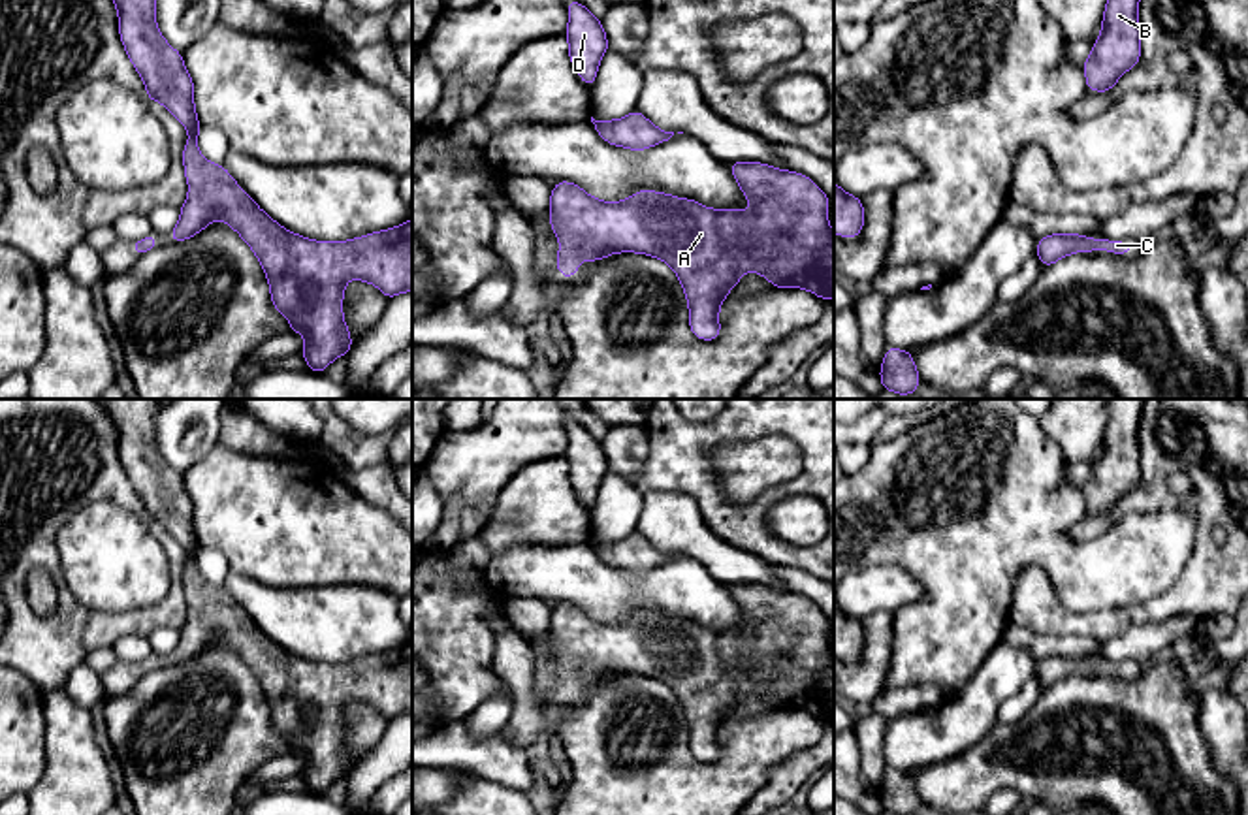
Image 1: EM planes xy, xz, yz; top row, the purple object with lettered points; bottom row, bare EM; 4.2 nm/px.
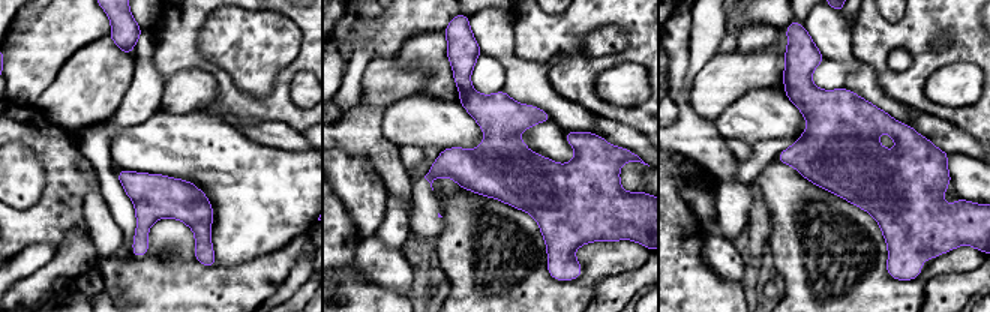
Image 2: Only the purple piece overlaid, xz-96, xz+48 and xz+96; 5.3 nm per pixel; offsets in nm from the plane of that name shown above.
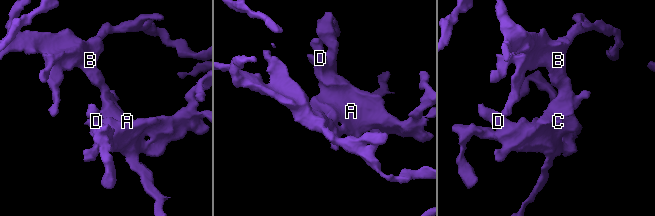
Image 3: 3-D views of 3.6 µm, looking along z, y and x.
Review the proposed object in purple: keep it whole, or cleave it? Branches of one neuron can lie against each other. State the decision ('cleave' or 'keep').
keep

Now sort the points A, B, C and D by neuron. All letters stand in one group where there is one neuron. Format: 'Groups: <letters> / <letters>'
Groups: A B C D

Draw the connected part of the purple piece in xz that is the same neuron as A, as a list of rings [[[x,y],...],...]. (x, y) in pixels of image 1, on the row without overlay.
[[[734,583],[727,587],[751,625],[749,634],[742,634],[740,631],[708,631],[696,621],[683,621],[655,612],[634,614],[625,623],[600,623],[574,604],[559,602],[552,610],[548,632],[552,653],[561,661],[557,666],[559,679],[553,687],[561,693],[563,700],[568,700],[578,695],[582,681],[599,683],[617,674],[648,676],[666,683],[683,708],[689,728],[689,749],[702,762],[715,762],[721,757],[719,728],[747,693],[757,693],[774,710],[804,710],[824,723],[834,721],[834,651],[826,638],[830,627],[826,615],[815,602],[796,593],[776,591],[760,583]]]

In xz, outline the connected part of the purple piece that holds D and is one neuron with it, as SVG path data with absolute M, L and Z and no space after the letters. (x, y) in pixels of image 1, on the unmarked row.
M568 422L567 431L568 448L565 457L568 461L568 480L580 501L591 510L597 501L599 484L610 469L606 454L600 440L580 423Z

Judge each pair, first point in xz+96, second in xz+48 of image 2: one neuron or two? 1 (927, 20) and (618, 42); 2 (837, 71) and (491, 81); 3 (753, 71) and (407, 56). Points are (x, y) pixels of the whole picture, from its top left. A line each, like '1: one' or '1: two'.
1: two
2: one
3: two

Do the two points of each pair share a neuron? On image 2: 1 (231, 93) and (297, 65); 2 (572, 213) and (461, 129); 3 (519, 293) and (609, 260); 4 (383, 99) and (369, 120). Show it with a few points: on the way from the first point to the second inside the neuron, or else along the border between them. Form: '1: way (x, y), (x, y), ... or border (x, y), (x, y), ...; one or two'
1: way (249, 104), (267, 104), (281, 90), (282, 83); one
2: border (467, 110), (483, 140), (473, 149), (446, 149); two
3: way (542, 293), (573, 293), (587, 279); one
4: border (360, 102), (384, 110); two

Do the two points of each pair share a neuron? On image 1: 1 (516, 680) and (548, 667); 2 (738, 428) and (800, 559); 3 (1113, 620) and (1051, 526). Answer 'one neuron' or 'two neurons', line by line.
1: two neurons
2: one neuron
3: two neurons

